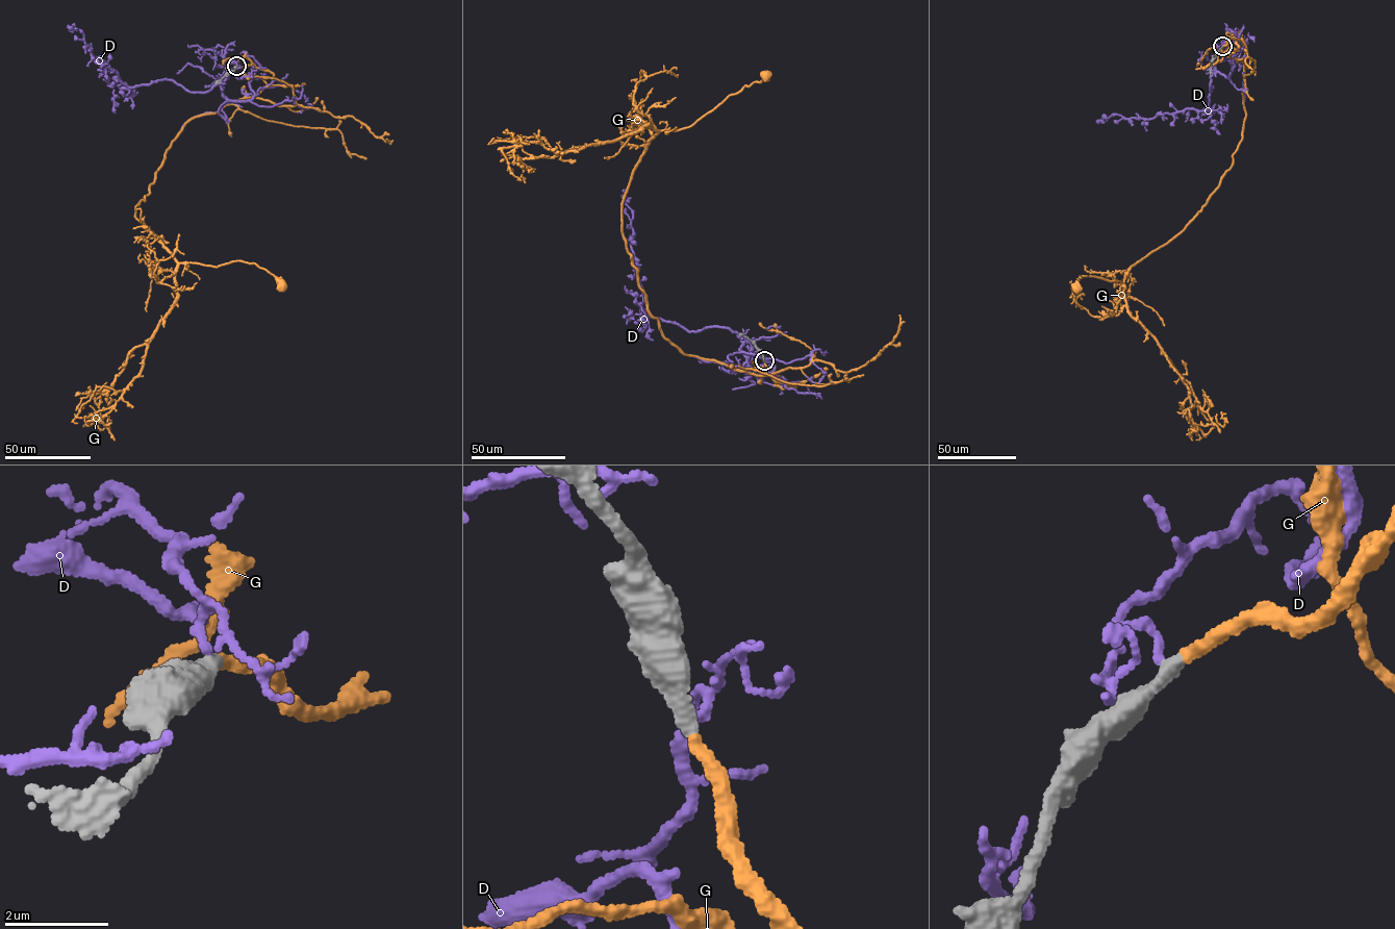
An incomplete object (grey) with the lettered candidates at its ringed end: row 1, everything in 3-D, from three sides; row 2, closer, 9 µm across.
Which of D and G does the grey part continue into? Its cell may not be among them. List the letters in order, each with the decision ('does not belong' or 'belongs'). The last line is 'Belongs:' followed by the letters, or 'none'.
D: does not belong
G: belongs
Belongs: G

